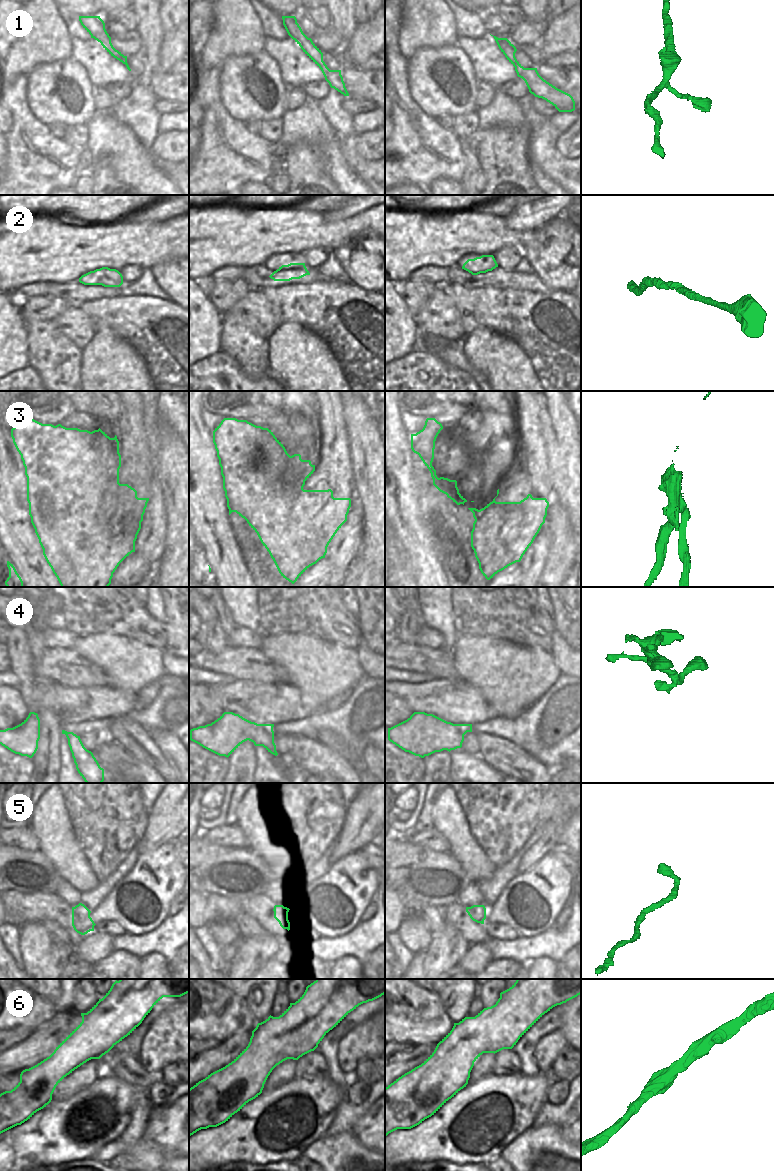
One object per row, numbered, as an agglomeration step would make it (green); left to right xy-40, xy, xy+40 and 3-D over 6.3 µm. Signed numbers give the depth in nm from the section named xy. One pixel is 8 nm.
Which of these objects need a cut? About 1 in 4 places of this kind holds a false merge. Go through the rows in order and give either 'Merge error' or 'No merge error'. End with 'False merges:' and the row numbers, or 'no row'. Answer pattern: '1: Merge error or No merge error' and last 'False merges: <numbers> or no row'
1: No merge error
2: No merge error
3: Merge error
4: No merge error
5: Merge error
6: No merge error
False merges: 3, 5.

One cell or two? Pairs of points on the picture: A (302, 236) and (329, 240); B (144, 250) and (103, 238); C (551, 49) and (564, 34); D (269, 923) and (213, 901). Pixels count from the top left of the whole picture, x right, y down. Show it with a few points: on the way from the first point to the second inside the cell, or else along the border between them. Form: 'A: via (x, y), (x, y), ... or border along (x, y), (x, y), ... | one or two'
A: via (309, 240), (322, 240) | one
B: via (134, 245), (113, 245) | one
C: via (553, 45), (560, 38) | one
D: via (255, 909), (252, 906), (227, 906) | one

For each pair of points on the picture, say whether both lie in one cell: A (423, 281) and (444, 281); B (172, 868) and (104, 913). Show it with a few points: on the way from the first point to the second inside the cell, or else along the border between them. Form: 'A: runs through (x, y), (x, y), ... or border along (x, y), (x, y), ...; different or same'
A: runs through (428, 281), (439, 281); same
B: runs through (163, 894), (158, 920), (146, 927), (130, 923); same

